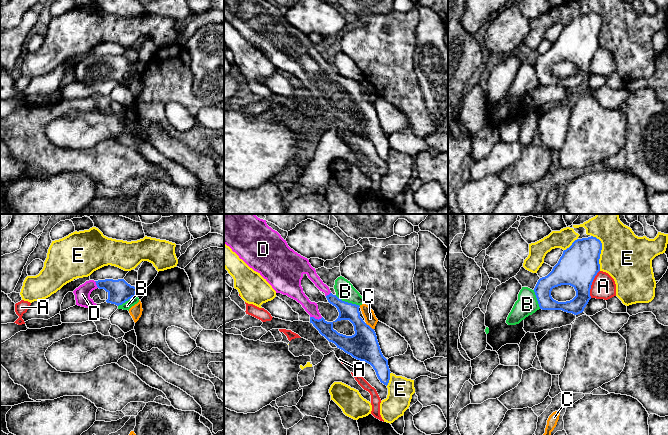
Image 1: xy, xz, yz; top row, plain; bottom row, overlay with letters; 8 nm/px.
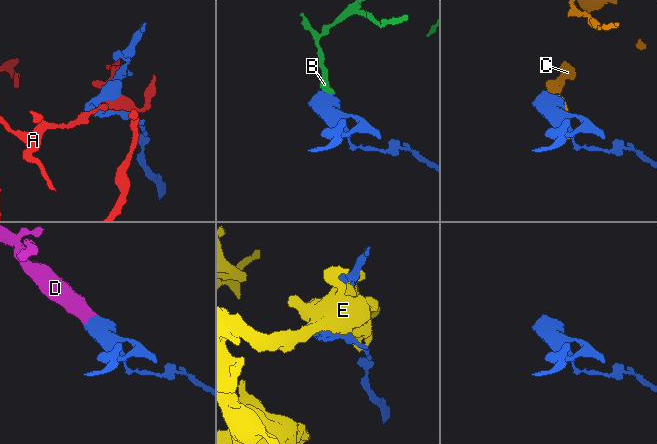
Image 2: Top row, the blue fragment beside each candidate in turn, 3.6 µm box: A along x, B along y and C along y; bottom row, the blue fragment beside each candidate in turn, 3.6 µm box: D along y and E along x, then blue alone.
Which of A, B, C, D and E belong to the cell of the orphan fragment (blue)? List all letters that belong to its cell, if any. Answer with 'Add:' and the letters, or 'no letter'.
Add: D

